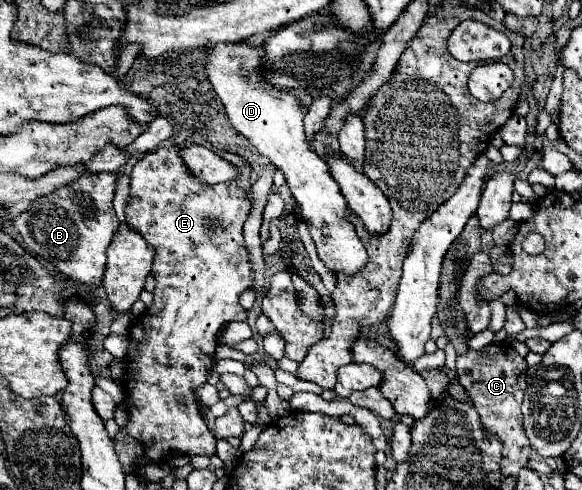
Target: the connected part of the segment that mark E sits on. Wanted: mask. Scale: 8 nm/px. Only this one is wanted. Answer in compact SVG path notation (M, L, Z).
M162 146L144 154L130 174L130 198L126 204L126 222L142 234L142 238L154 246L156 256L152 264L152 276L156 280L154 304L140 316L140 322L130 330L130 346L126 354L126 402L128 424L120 428L114 448L120 456L126 474L148 462L160 462L168 452L214 452L216 438L206 428L200 406L196 404L194 390L208 380L214 366L216 334L232 320L246 322L248 314L240 306L238 298L244 290L252 288L252 268L248 250L242 238L242 226L252 208L250 192L236 182L224 182L206 186L196 180L180 160L178 146Z

